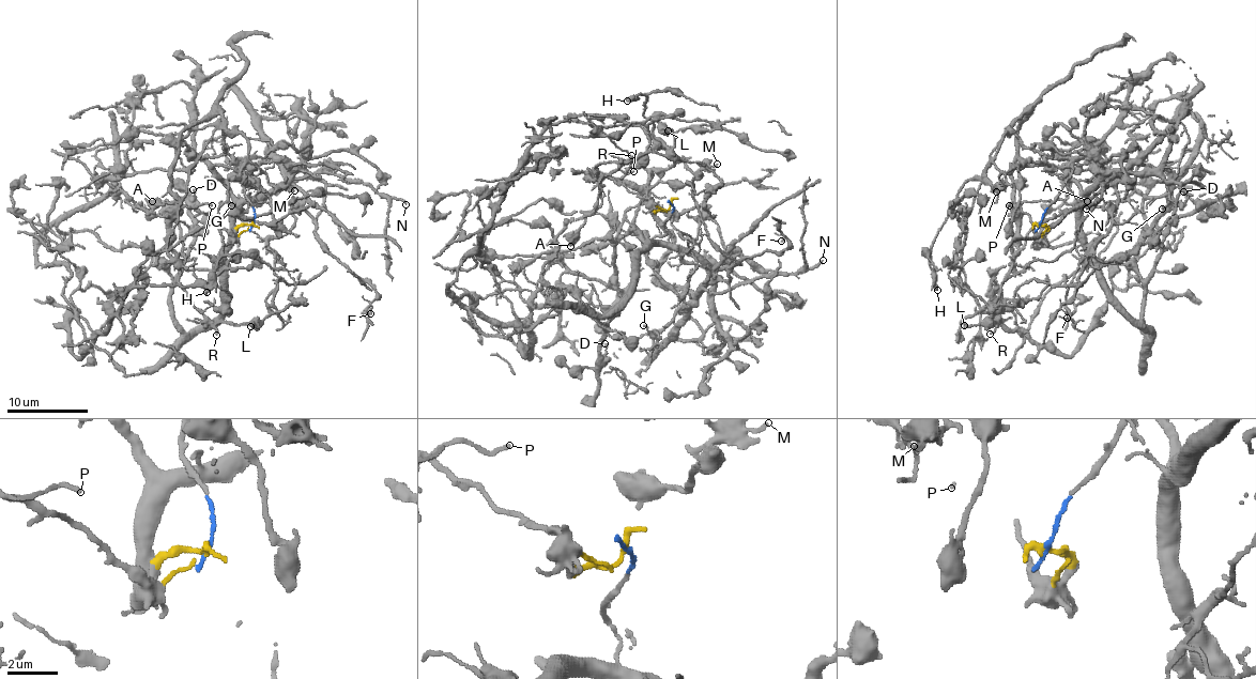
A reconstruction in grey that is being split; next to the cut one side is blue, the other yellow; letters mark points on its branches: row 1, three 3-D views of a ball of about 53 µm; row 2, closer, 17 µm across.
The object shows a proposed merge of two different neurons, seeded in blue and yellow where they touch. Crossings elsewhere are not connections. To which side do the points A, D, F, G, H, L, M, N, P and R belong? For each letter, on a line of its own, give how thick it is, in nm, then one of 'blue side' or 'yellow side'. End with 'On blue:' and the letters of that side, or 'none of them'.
A: 500 nm | yellow side
D: 160 nm | blue side
F: 120 nm | blue side
G: 140 nm | blue side
H: 460 nm | yellow side
L: 200 nm | yellow side
M: 150 nm | yellow side
N: 200 nm | blue side
P: 140 nm | yellow side
R: 190 nm | yellow side
On blue: D, F, G, N

